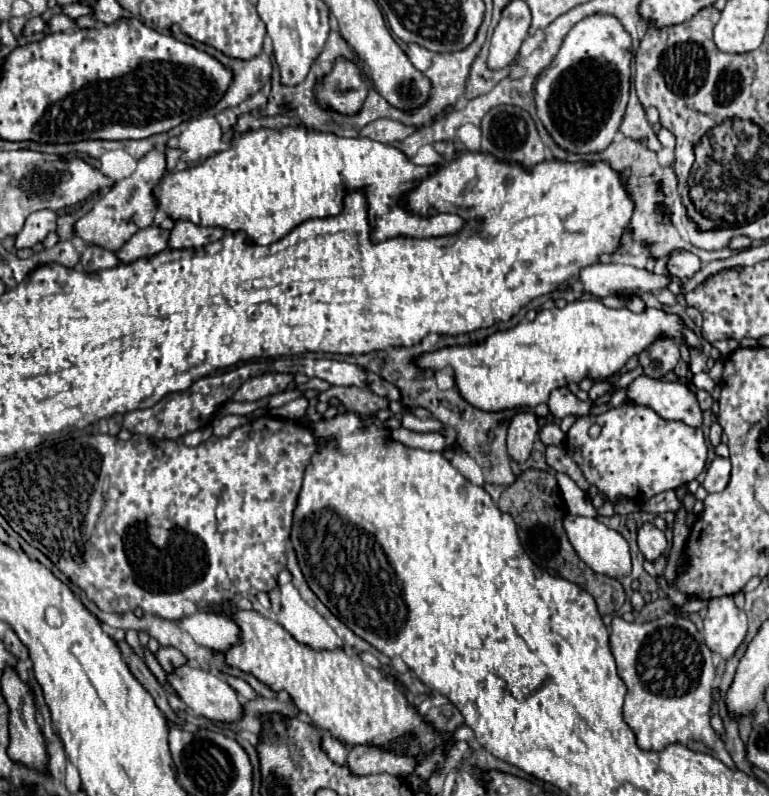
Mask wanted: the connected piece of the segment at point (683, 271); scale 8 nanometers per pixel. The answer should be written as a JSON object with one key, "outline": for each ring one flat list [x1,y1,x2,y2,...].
{"outline":[[680,250,680,252,672,252,668,256,668,272,670,276,676,278,690,278,694,272,700,270,700,258,688,250]]}

